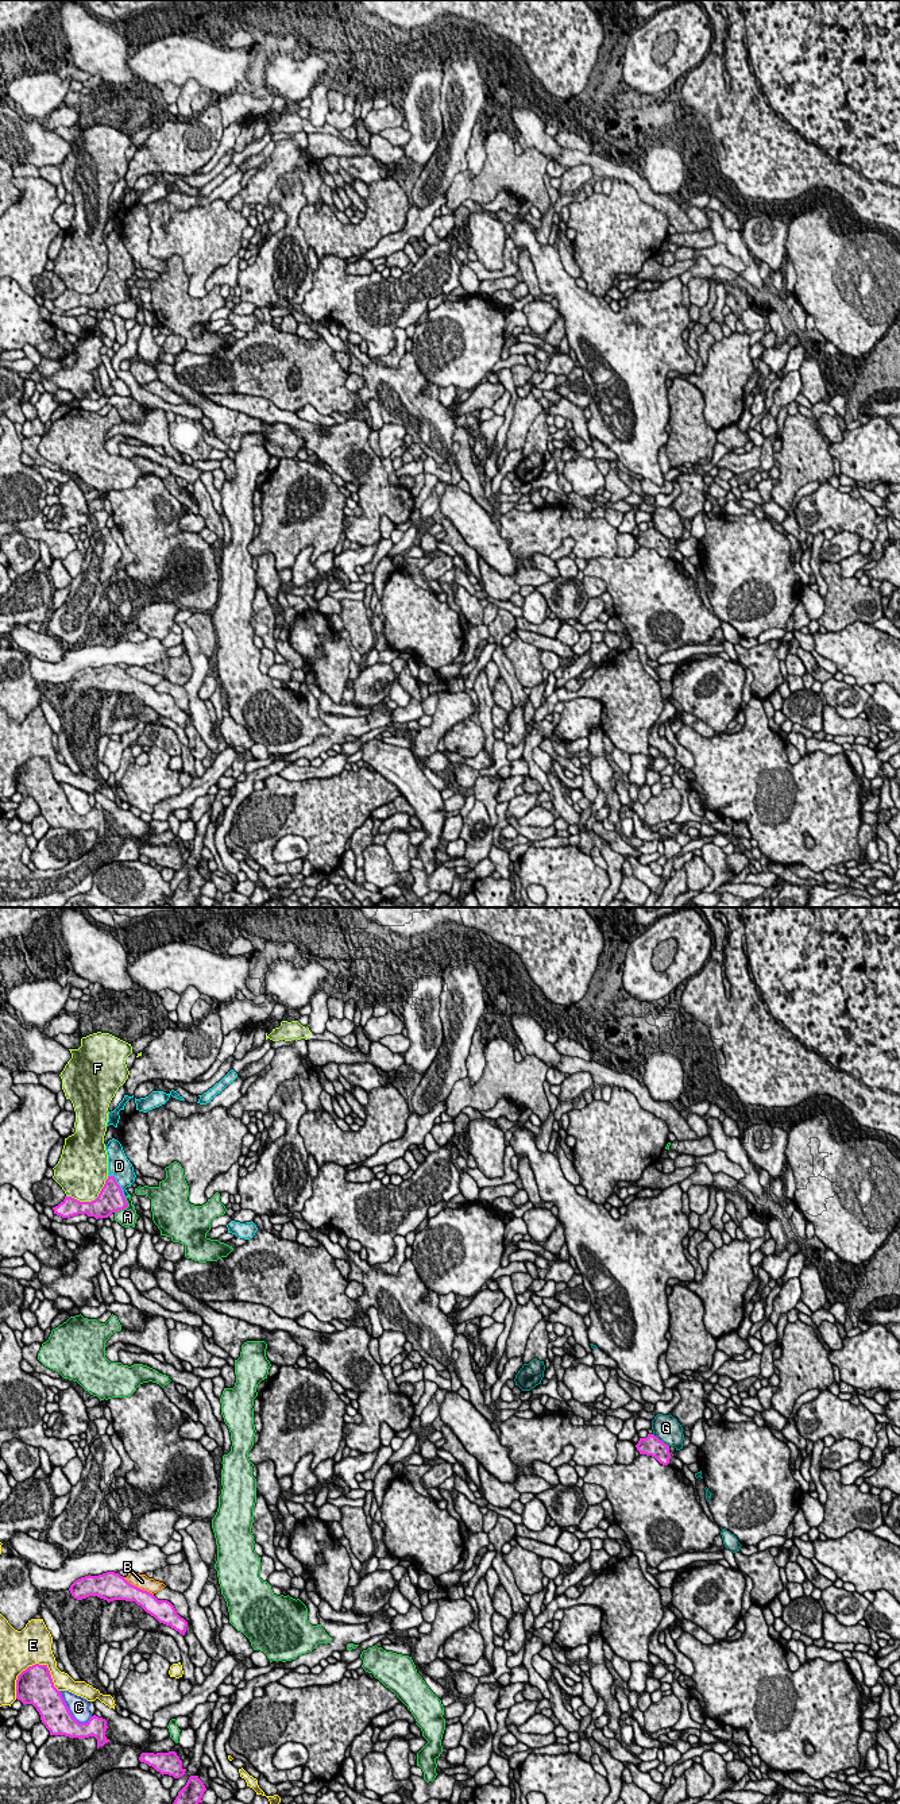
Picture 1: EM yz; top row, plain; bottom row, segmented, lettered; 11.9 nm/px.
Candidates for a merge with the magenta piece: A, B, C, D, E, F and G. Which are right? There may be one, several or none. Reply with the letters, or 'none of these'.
D

